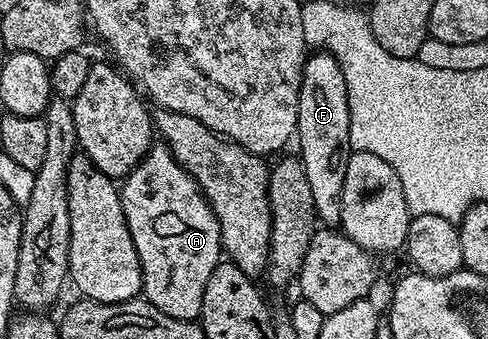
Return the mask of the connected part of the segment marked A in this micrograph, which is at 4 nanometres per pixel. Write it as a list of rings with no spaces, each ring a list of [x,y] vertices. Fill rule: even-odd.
[[[154,143],[144,159],[120,182],[119,192],[123,215],[127,219],[127,227],[141,264],[144,300],[175,319],[197,321],[201,316],[207,279],[211,279],[215,267],[223,260],[219,225],[200,187],[193,176],[173,158],[173,153],[164,143]]]

